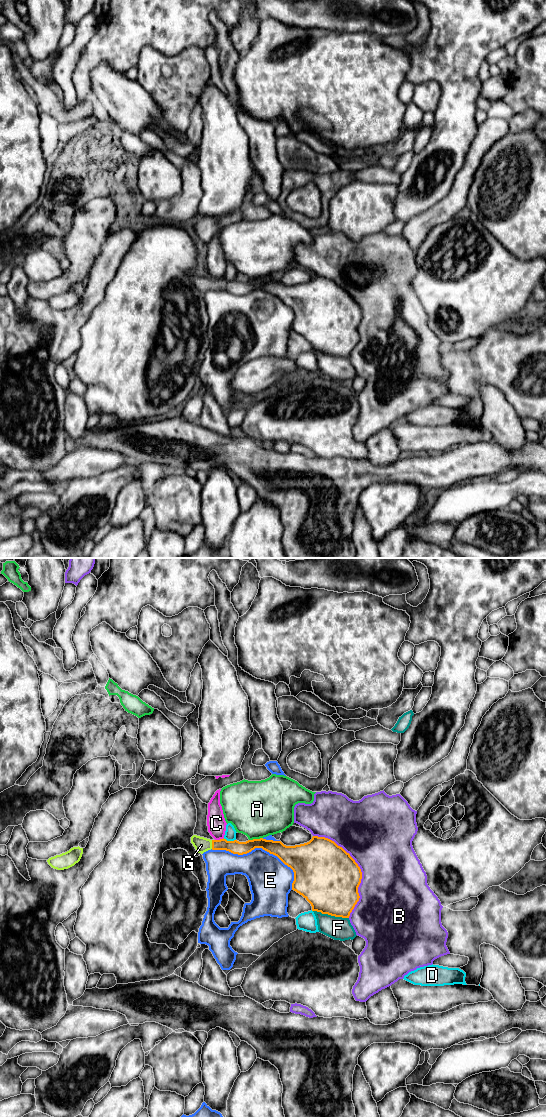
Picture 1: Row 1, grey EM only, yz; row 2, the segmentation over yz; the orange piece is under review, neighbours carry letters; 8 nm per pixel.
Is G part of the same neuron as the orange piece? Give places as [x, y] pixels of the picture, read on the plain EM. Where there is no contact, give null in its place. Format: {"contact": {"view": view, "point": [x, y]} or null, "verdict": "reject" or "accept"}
{"contact": {"view": "yz", "point": [212, 284]}, "verdict": "accept"}

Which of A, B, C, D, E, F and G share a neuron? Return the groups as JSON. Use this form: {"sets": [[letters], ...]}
{"sets": [["A"], ["B"], ["C"], ["D"], ["E"], ["F"], ["G"]]}

